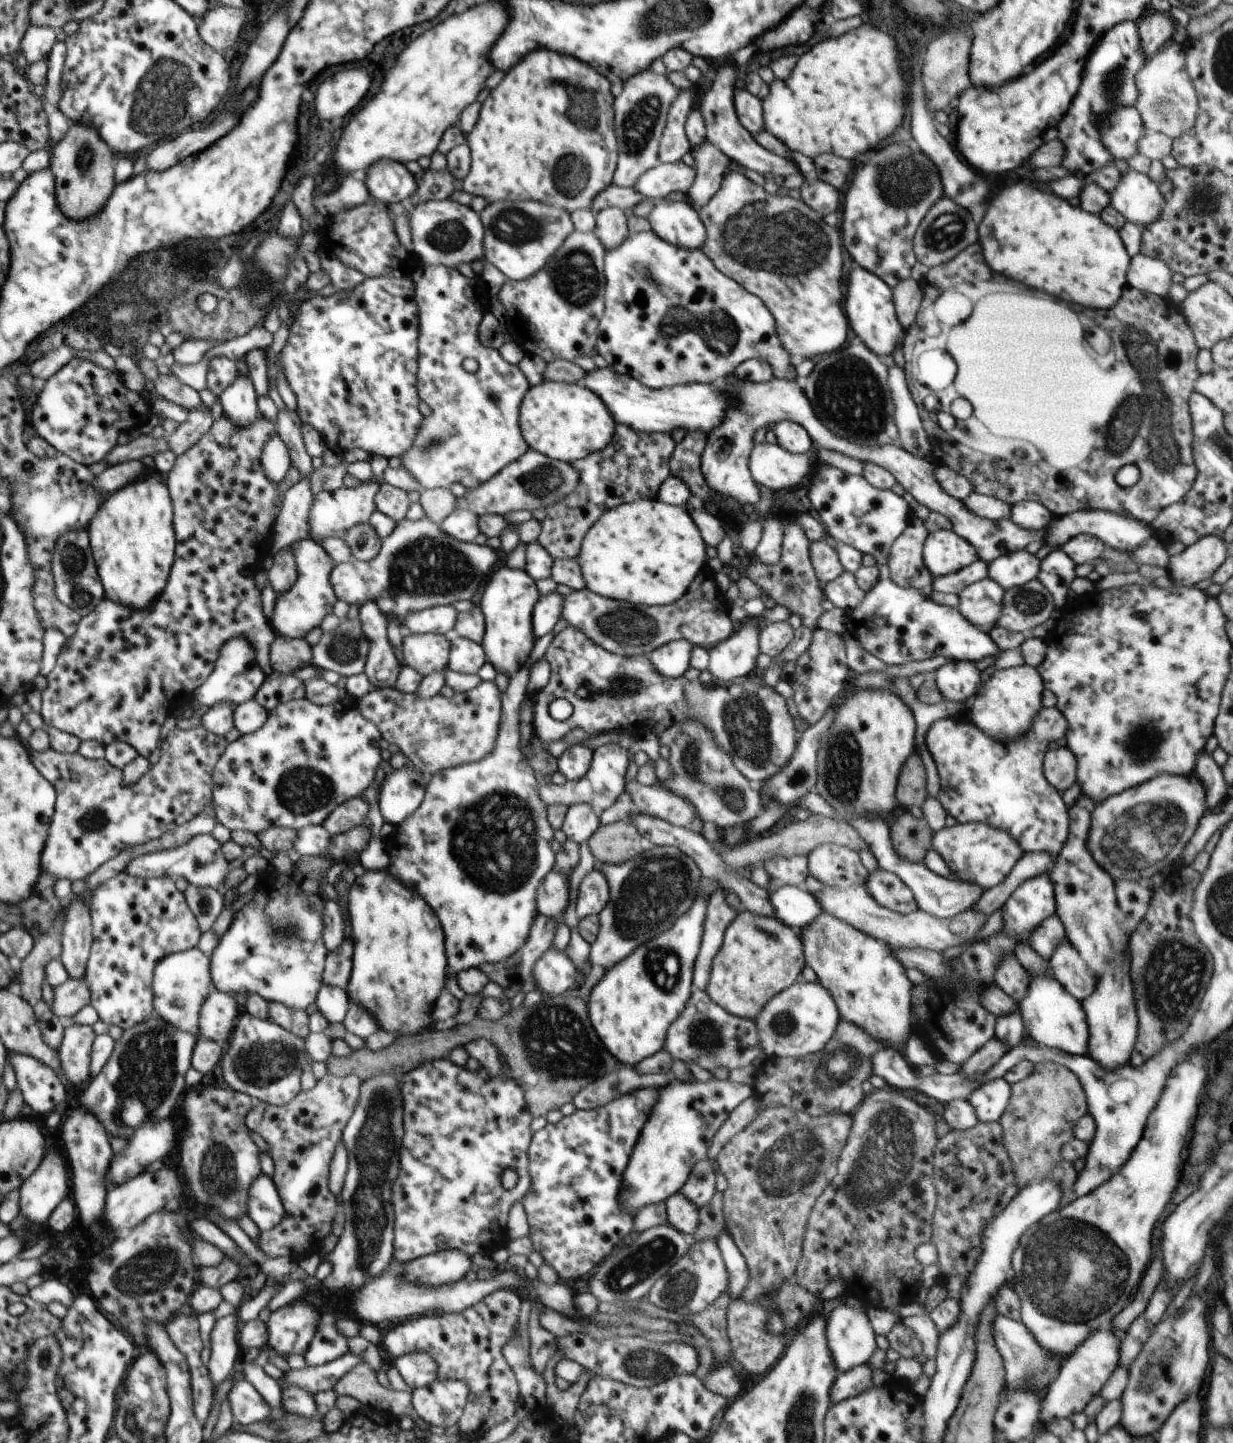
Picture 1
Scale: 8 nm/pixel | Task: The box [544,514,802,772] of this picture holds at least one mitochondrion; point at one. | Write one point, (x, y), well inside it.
(745, 718)

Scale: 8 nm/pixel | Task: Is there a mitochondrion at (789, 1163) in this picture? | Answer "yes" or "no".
yes

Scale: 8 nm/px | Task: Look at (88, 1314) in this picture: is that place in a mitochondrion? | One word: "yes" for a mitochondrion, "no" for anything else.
no

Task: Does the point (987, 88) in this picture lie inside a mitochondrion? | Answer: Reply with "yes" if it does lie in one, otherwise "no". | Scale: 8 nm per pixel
no

